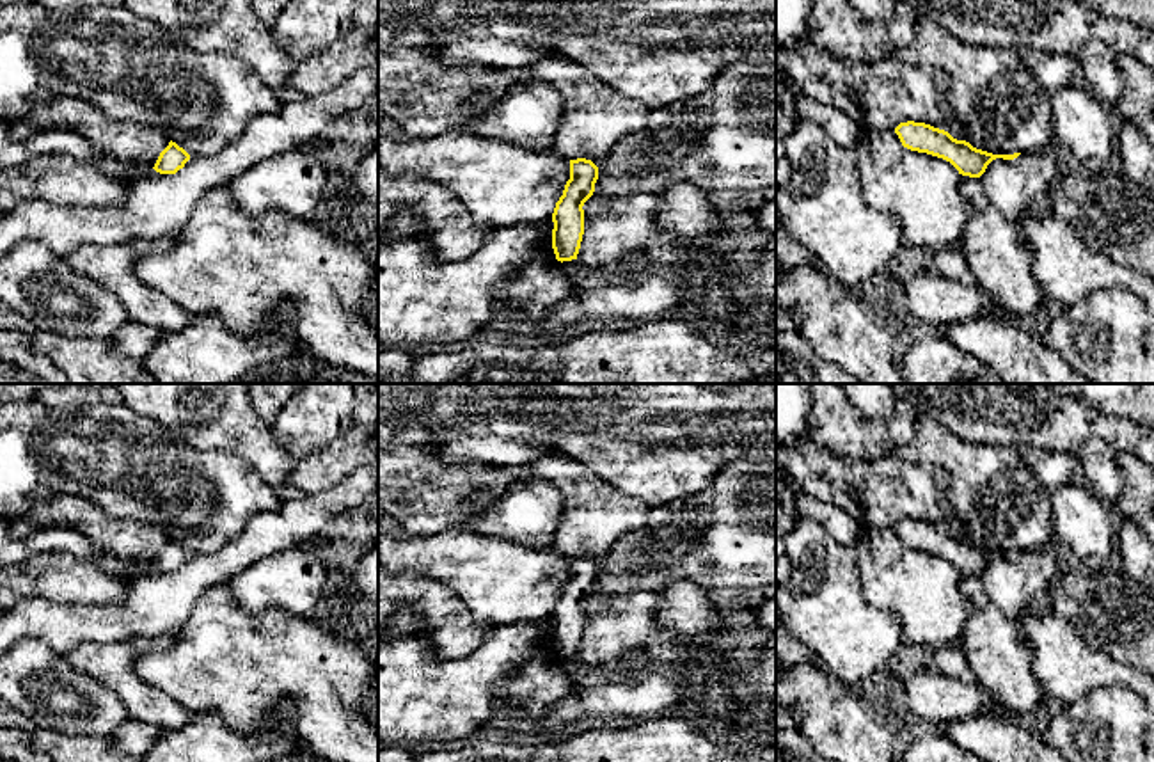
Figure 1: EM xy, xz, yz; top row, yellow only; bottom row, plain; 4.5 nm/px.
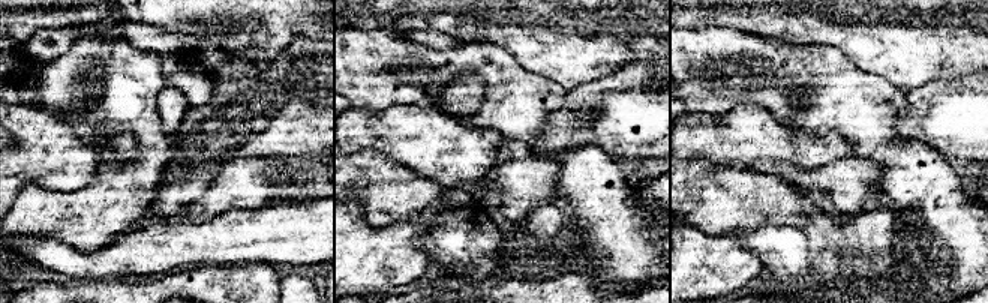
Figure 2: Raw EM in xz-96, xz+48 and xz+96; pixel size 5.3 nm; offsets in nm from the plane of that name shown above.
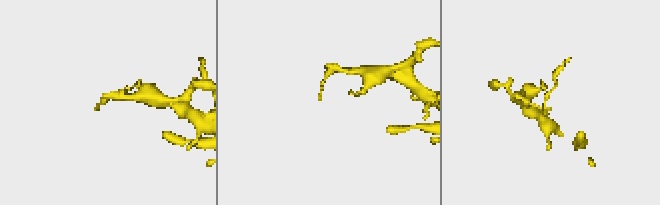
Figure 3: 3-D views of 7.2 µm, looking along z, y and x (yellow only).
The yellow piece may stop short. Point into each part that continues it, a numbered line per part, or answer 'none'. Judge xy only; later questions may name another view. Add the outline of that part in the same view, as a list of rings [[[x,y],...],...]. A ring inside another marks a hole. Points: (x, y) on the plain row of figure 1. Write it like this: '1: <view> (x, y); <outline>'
none

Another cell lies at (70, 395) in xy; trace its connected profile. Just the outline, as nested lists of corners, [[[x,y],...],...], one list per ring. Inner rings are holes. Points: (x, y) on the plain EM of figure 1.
[[[80,385],[50,387],[36,394],[36,401],[57,409],[67,405],[123,405],[117,385],[87,389]]]

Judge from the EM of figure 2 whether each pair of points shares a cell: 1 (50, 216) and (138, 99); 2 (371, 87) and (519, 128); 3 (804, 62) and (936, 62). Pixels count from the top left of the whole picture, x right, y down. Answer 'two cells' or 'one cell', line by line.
1: one cell
2: one cell
3: two cells

